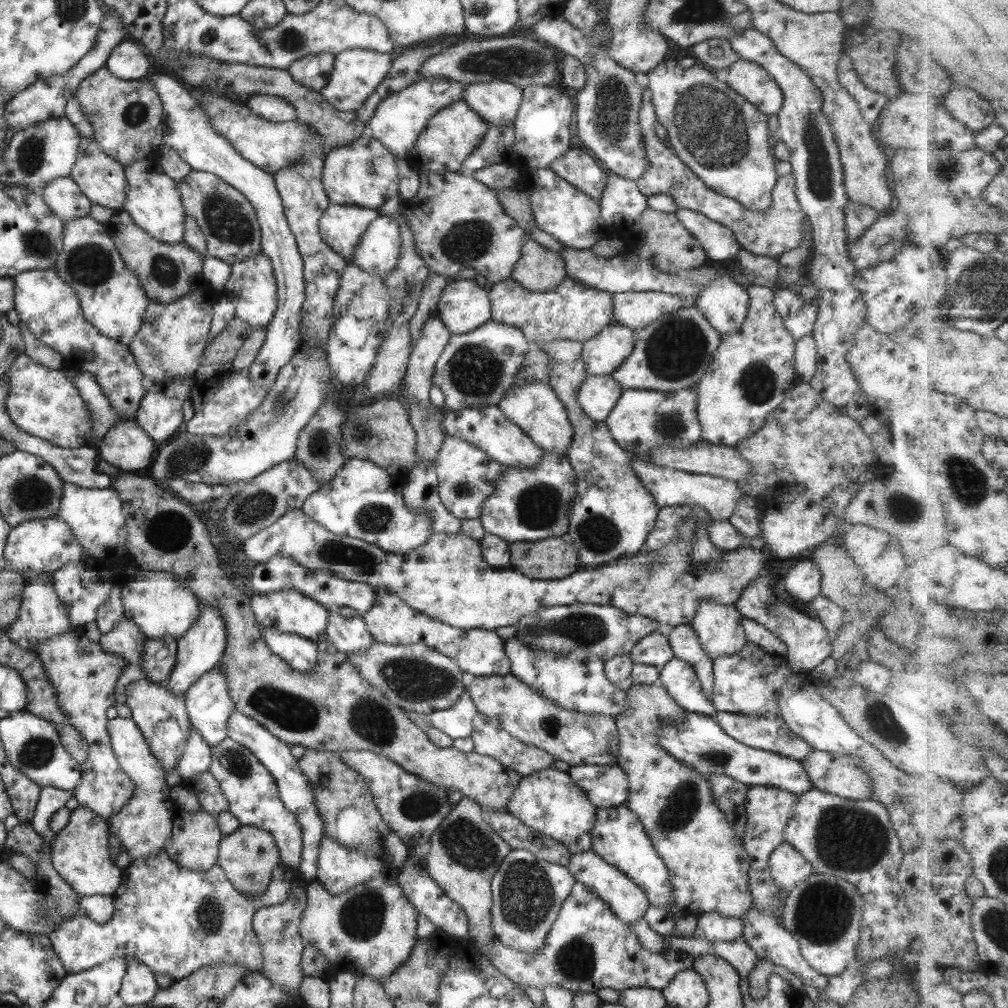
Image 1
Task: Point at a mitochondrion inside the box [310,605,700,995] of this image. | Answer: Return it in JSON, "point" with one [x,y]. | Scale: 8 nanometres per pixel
{"point":[526,893]}

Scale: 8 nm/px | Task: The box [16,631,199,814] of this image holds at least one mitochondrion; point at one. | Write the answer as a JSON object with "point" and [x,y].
{"point":[38,752]}

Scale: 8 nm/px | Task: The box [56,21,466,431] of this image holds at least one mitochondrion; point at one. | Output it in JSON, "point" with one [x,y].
{"point":[227,221]}

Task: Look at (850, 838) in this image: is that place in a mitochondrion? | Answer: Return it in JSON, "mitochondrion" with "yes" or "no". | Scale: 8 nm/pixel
{"mitochondrion":"yes"}

